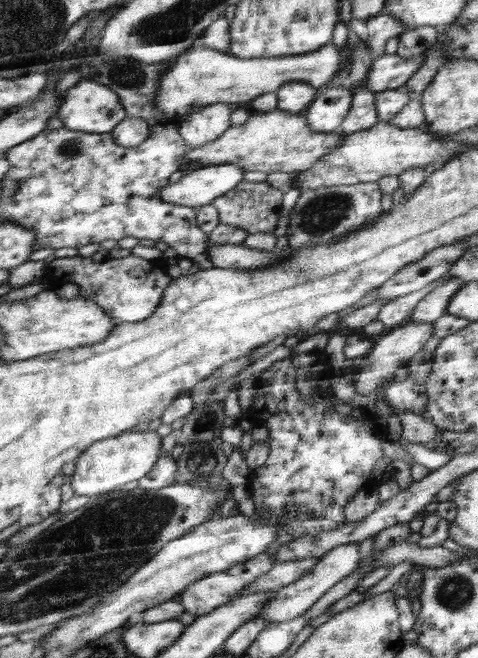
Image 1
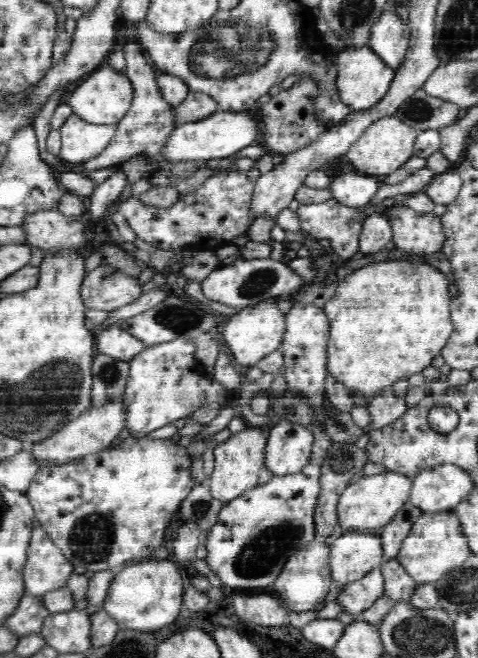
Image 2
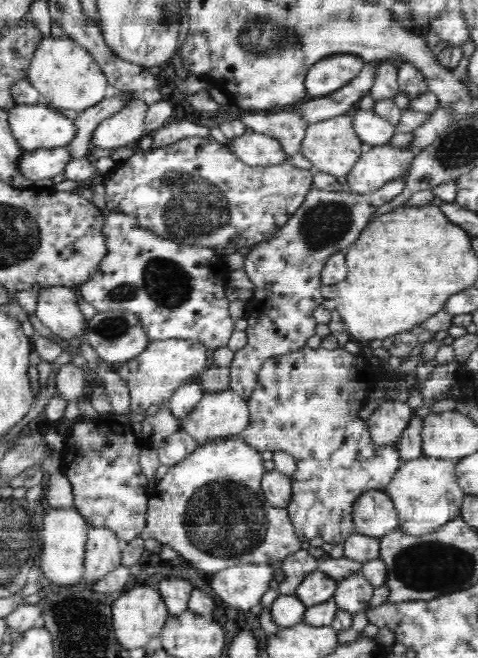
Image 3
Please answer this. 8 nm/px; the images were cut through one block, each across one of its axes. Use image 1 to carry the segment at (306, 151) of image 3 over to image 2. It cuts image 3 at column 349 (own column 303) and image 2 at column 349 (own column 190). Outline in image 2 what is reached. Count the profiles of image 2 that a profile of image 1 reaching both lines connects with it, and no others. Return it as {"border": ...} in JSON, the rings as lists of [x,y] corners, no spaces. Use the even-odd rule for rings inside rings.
{"border":[[[395,114],[374,120],[363,130],[360,138],[351,145],[346,158],[354,165],[360,176],[374,176],[383,179],[385,176],[400,170],[402,165],[413,157],[418,130],[408,126]]]}

